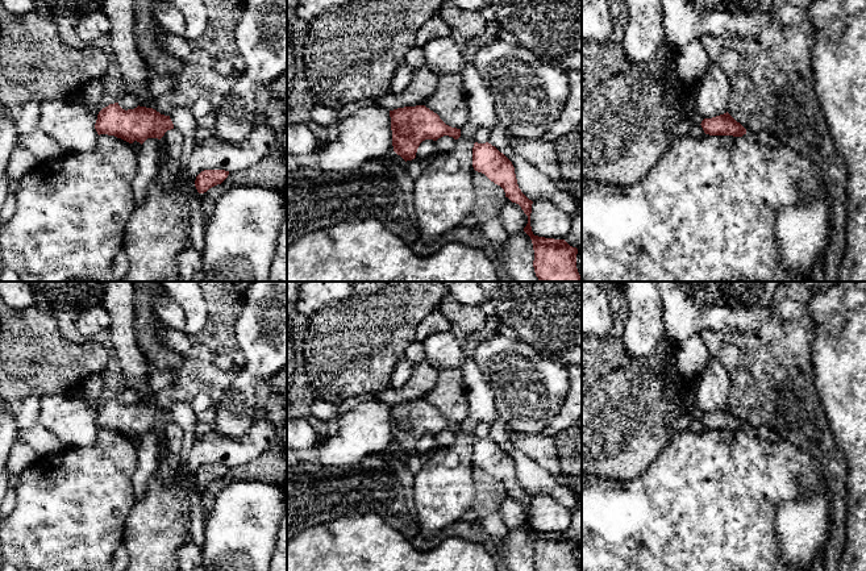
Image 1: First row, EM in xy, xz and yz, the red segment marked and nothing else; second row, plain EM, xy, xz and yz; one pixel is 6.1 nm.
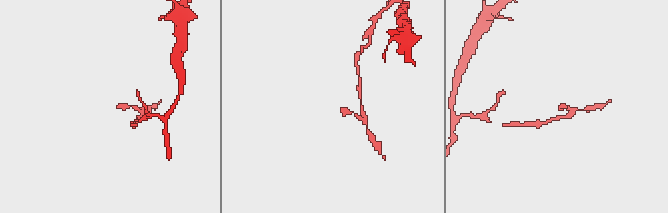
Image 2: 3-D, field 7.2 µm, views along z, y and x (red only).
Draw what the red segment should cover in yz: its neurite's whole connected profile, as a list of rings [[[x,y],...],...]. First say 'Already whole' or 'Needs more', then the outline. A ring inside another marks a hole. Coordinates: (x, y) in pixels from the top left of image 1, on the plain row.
Already whole. [[[728,407],[712,413],[704,413],[700,420],[704,428],[709,430],[742,432],[744,429],[746,429],[746,424]]]

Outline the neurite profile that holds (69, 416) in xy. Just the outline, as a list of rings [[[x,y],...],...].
[[[50,393],[39,399],[37,424],[54,433],[64,449],[87,447],[97,441],[96,414],[80,393]]]

